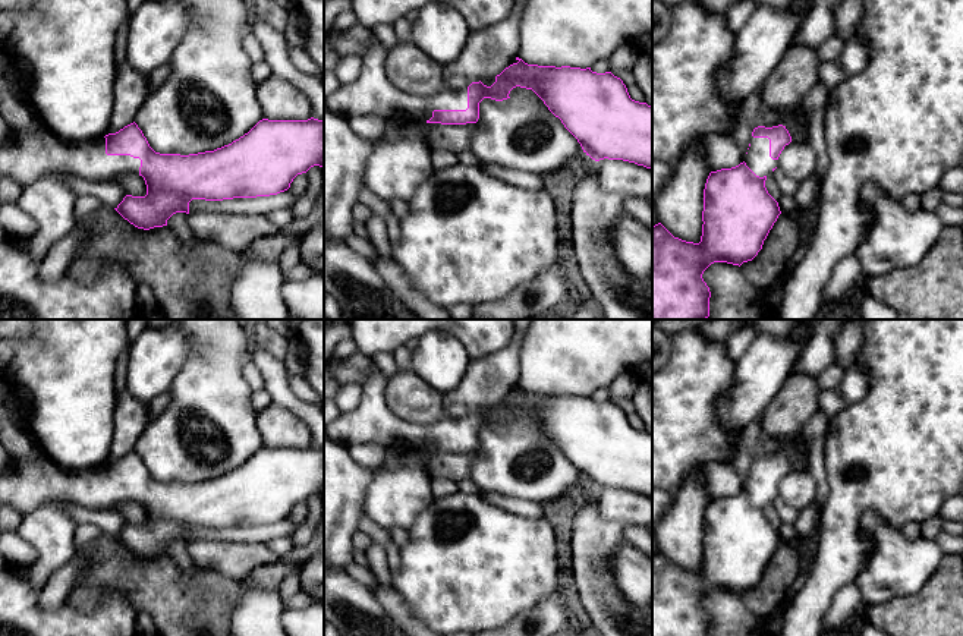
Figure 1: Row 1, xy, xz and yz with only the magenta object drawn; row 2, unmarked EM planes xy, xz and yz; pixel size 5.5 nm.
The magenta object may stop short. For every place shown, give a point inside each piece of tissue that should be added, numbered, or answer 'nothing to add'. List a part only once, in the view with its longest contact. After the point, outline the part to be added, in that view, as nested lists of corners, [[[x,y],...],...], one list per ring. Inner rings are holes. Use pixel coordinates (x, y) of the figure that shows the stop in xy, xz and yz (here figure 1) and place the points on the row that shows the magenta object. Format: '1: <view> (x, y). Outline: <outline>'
1: xy (24, 157). Outline: [[[43,123],[31,133],[10,132],[0,147],[0,174],[22,188],[50,170],[62,170],[91,182],[122,174],[139,174],[141,160],[130,155],[107,155],[106,138],[67,142]]]

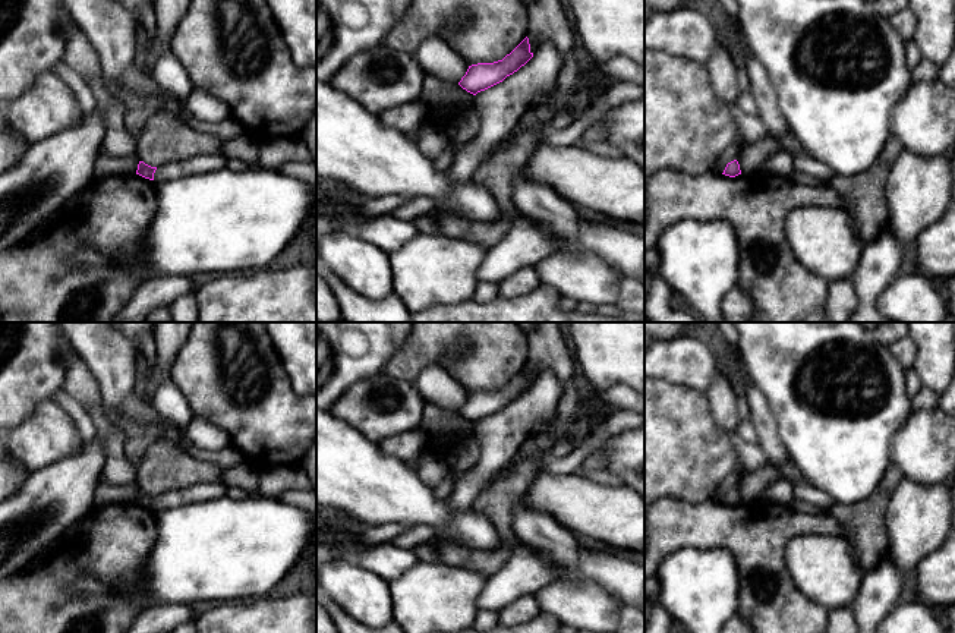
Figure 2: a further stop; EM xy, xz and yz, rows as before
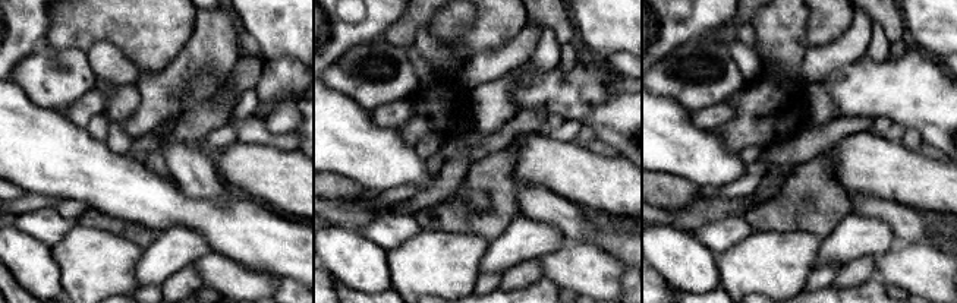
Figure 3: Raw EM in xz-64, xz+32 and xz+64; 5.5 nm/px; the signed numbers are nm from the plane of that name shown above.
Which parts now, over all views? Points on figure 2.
nothing to add

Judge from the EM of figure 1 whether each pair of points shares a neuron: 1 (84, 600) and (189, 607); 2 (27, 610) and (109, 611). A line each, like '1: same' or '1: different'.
1: same
2: same

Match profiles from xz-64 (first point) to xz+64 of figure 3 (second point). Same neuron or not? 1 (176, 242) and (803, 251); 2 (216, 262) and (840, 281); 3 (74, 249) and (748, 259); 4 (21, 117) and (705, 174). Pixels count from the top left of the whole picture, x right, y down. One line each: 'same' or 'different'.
1: different
2: different
3: same
4: same

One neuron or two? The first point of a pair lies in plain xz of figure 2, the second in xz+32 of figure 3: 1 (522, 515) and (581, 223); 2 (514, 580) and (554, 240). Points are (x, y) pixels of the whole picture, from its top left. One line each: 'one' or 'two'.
1: one
2: one

